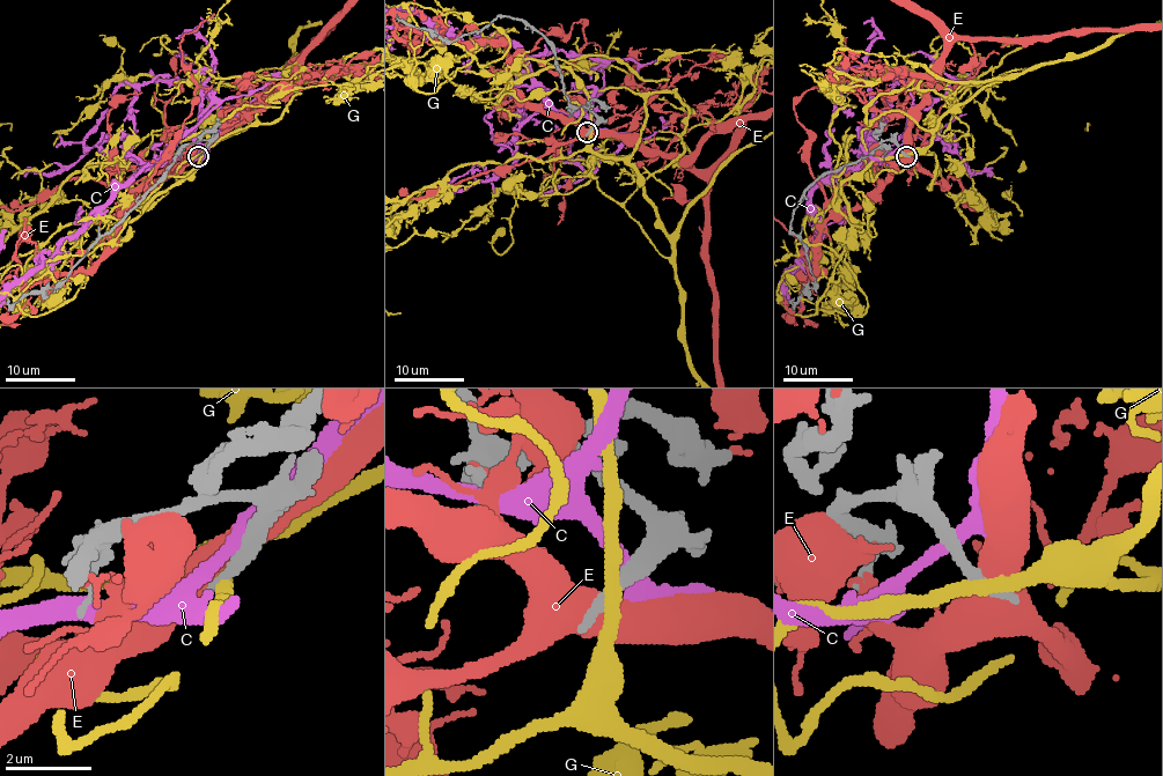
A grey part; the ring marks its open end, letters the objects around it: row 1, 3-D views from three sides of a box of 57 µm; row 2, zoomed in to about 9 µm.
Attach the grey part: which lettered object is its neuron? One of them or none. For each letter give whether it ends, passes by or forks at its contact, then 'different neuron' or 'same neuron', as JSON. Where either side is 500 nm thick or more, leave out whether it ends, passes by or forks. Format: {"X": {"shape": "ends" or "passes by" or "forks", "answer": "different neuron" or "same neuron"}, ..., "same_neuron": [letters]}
{"C": {"shape": "passes by", "answer": "different neuron"}, "E": {"answer": "different neuron"}, "G": {"shape": "passes by", "answer": "different neuron"}, "same_neuron": []}

